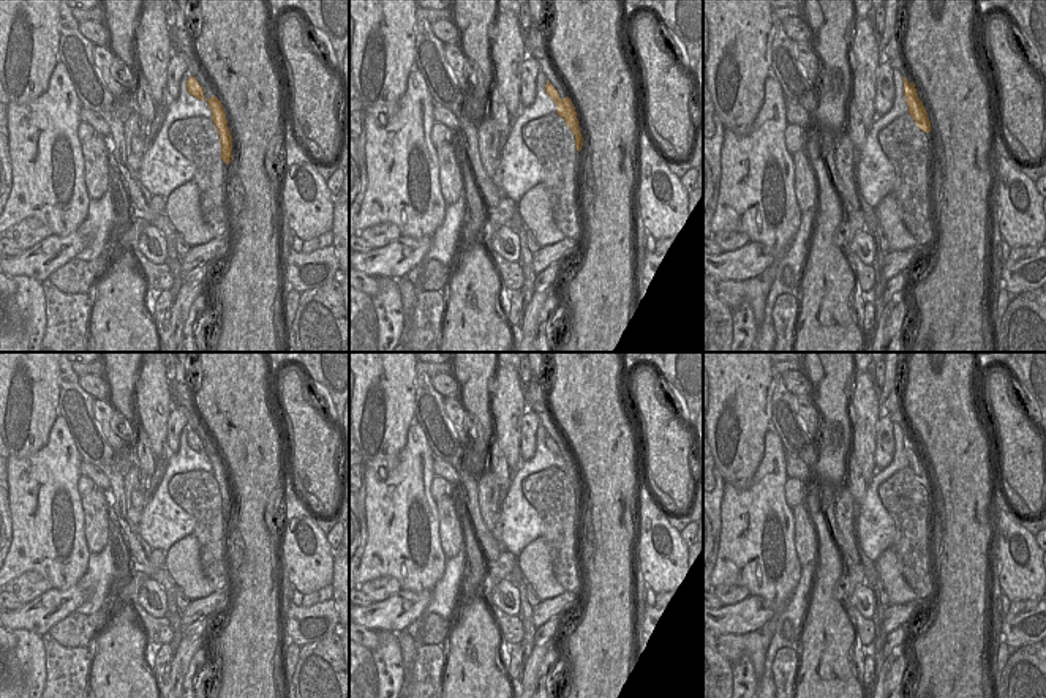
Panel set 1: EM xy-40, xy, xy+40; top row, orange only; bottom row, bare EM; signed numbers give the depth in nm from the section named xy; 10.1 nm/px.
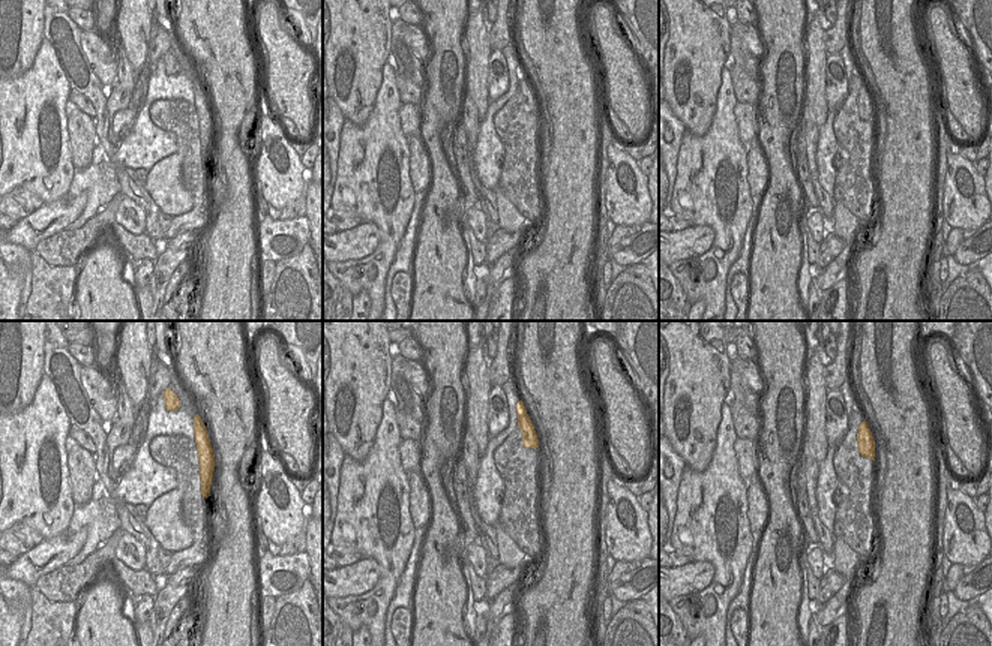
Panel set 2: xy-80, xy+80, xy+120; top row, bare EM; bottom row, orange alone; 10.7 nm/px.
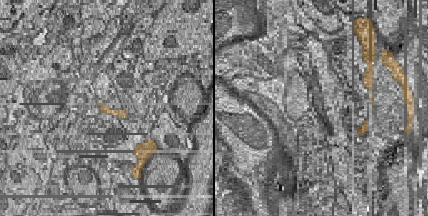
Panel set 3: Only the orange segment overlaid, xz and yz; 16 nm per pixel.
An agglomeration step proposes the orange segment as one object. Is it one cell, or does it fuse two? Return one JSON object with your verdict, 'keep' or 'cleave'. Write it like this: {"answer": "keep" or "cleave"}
{"answer": "cleave"}

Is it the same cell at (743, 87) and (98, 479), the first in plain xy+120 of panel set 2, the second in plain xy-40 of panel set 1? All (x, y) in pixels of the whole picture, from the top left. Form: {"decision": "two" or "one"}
{"decision": "one"}

